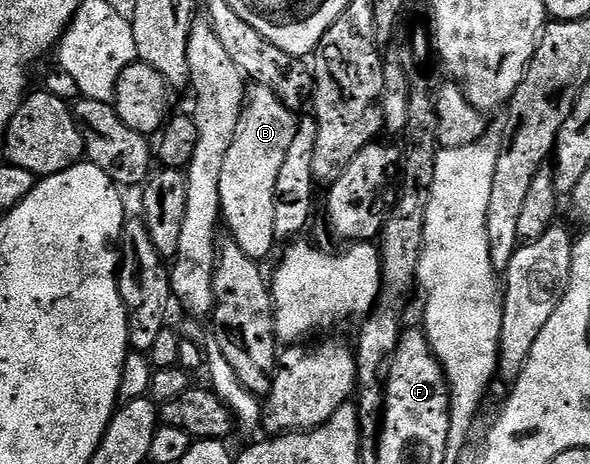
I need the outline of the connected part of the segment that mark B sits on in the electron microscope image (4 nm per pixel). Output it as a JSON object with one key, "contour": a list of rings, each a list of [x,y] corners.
{"contour":[[[251,83],[245,89],[244,110],[239,118],[235,140],[230,146],[230,152],[222,166],[222,177],[219,182],[220,210],[225,227],[232,230],[231,235],[242,252],[257,262],[263,261],[263,256],[276,246],[274,234],[274,190],[277,188],[279,171],[286,158],[286,150],[297,133],[298,120],[293,109],[273,94],[272,91],[260,84]]]}

